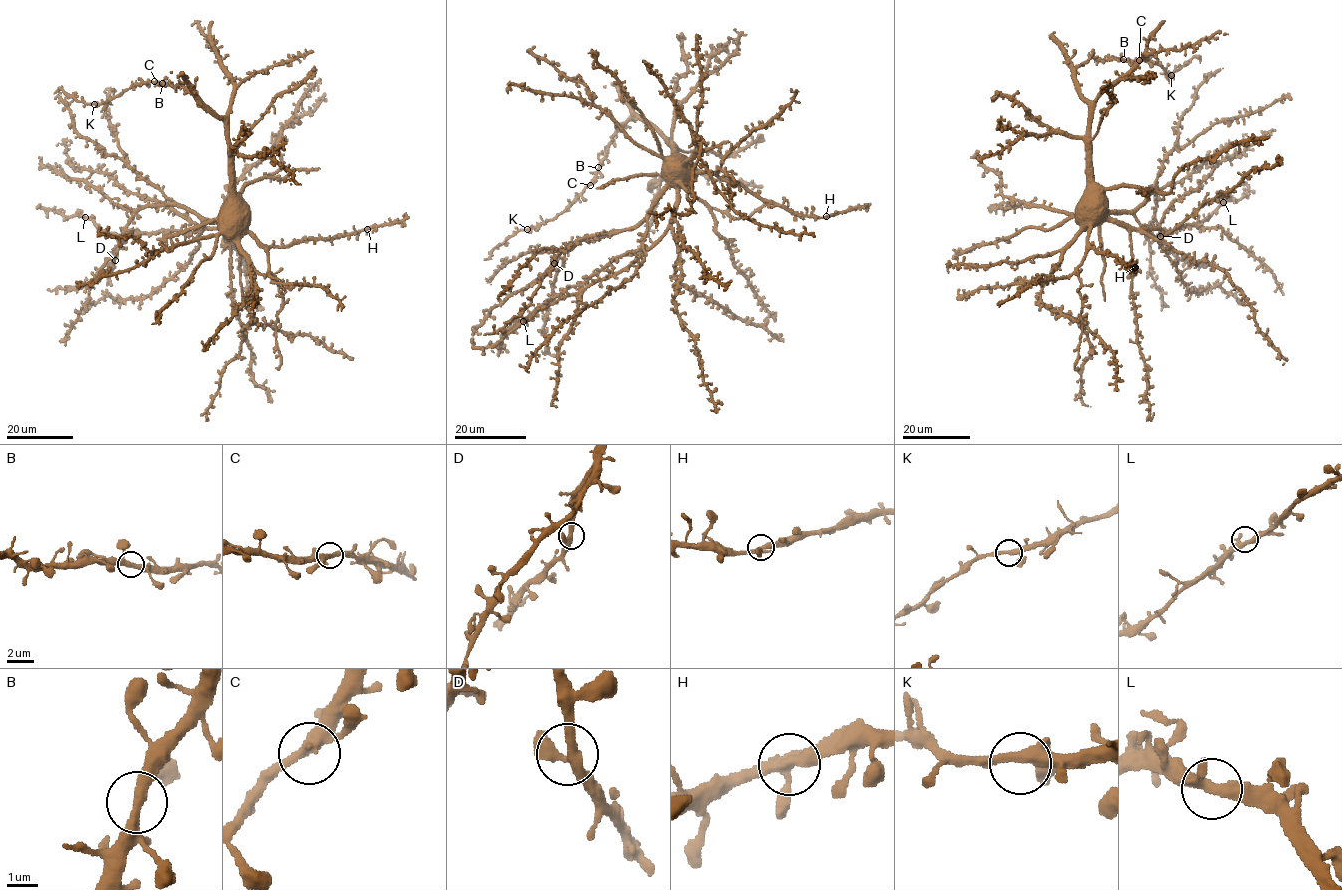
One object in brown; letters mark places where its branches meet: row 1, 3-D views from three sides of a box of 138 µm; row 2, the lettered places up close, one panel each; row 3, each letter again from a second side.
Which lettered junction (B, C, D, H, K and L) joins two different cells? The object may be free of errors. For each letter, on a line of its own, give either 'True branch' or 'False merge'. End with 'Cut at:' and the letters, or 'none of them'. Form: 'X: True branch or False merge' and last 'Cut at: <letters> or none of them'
B: True branch
C: True branch
D: True branch
H: True branch
K: True branch
L: True branch
Cut at: none of them

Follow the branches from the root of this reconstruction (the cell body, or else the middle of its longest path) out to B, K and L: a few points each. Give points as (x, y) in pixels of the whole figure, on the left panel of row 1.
B: (230, 187), (225, 121), (182, 85), (162, 83)
K: (230, 187), (225, 121), (182, 85), (148, 81), (94, 104)
L: (230, 187), (231, 224), (223, 229), (208, 227), (188, 233), (168, 229), (119, 234), (101, 231), (85, 217)

